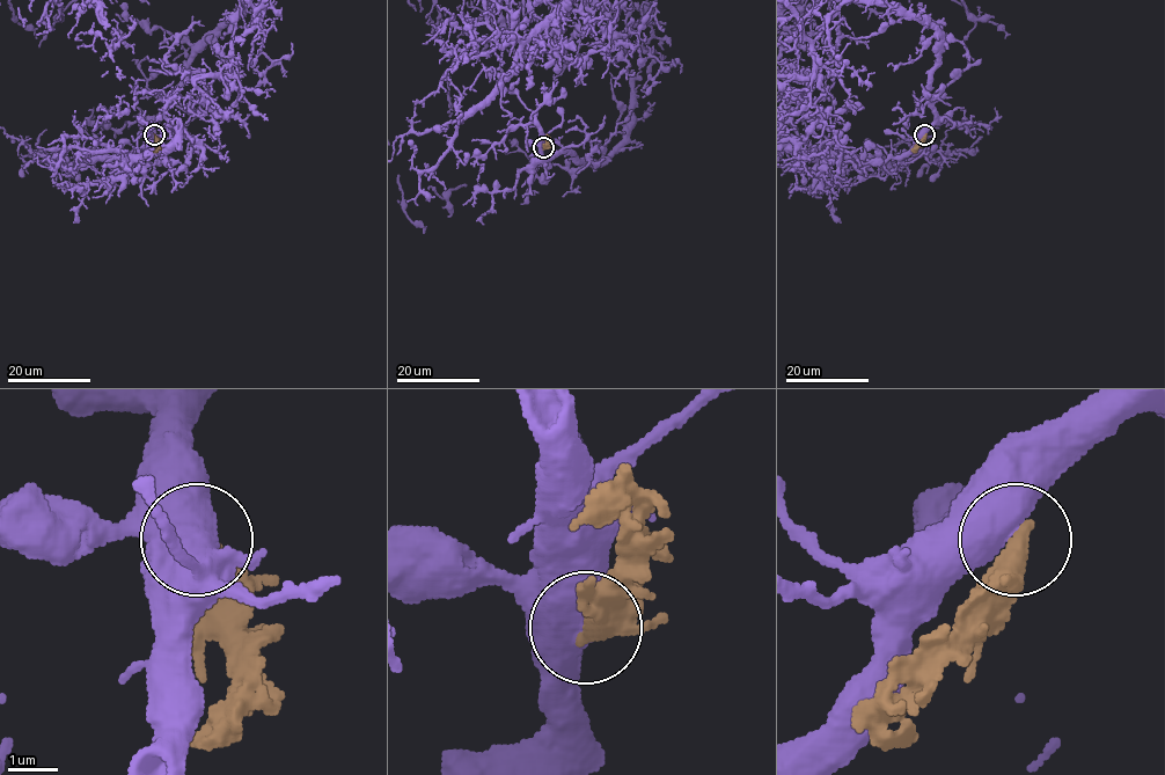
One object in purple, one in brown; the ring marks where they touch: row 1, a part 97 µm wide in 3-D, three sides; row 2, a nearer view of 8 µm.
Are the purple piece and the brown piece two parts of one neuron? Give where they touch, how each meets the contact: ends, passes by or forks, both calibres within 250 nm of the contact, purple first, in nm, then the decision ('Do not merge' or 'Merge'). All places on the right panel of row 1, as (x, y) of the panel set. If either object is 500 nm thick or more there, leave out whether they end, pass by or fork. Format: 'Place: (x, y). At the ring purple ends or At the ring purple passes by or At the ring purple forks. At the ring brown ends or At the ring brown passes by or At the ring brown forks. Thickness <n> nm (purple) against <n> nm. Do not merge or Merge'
Place: (924, 134). Thickness 1000 nm (purple) against 480 nm. Do not merge

